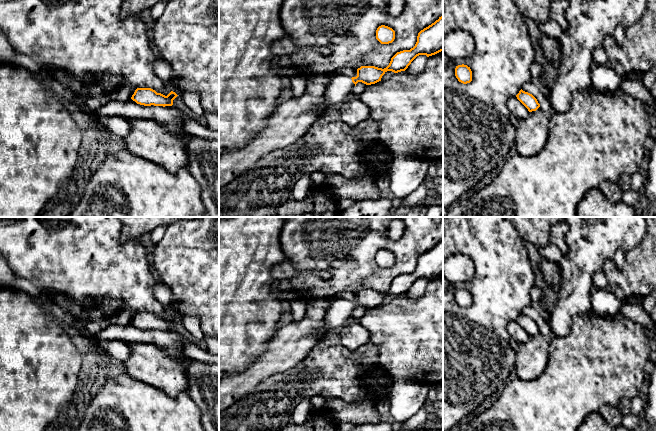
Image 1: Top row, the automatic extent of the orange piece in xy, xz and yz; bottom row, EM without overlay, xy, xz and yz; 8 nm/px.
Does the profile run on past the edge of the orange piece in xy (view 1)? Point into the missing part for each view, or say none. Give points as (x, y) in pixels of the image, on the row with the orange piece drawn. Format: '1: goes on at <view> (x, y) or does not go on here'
1: does not go on here

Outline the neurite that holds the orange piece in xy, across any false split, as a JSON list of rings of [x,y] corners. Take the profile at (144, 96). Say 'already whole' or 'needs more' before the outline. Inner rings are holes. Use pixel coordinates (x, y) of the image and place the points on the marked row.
already whole | [[[137,88],[132,95],[131,99],[135,101],[137,104],[144,106],[172,106],[173,100],[178,95],[171,91],[167,96],[157,93],[155,90],[151,88]]]

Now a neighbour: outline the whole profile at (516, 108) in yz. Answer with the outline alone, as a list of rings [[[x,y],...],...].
[[[516,96],[511,97],[507,102],[507,107],[510,113],[516,116],[519,120],[528,117],[528,109],[517,99]]]

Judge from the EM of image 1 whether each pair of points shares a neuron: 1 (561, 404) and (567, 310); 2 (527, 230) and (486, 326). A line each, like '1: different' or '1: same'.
1: different
2: different

